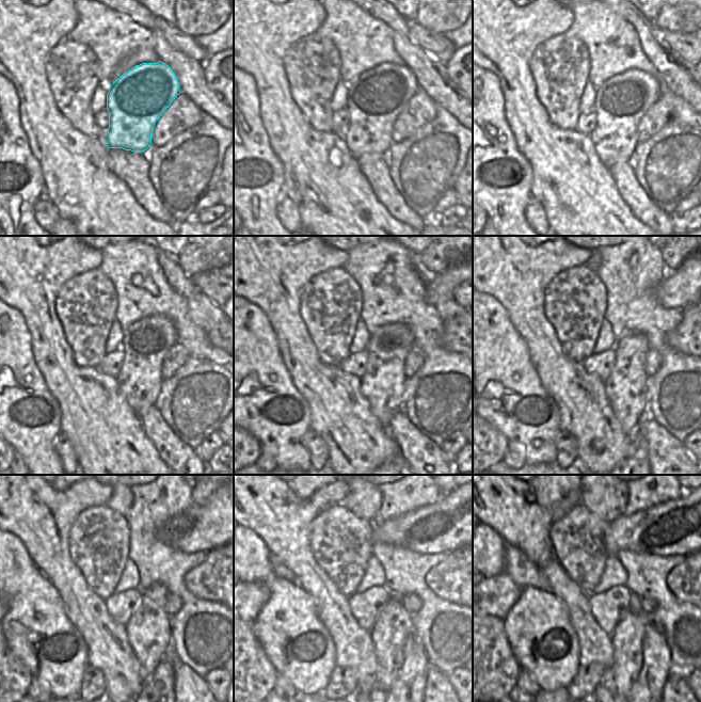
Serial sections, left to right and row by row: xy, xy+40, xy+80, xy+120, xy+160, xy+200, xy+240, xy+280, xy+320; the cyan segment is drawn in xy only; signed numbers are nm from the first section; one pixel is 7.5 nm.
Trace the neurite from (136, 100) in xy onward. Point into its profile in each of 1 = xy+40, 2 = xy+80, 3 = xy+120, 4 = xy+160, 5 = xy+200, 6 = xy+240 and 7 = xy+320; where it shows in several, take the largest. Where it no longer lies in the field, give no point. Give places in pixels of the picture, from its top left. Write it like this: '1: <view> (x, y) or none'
1: xy+40 (377, 97)
2: xy+80 (620, 104)
3: xy+120 (145, 342)
4: xy+160 (382, 384)
5: xy+200 (625, 387)
6: xy+240 (148, 629)
7: xy+320 (626, 638)

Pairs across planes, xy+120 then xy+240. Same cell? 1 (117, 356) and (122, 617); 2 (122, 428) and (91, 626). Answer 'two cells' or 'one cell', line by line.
1: one cell
2: one cell

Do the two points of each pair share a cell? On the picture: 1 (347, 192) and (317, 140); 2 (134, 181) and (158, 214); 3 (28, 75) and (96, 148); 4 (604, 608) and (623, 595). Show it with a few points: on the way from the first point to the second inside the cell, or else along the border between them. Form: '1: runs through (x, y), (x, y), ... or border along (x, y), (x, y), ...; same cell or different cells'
1: runs through (334, 179), (317, 162), (317, 153); same cell
2: runs through (143, 190), (154, 206); same cell
3: runs through (35, 98), (37, 110), (73, 145); same cell
4: runs through (608, 605), (619, 596); same cell

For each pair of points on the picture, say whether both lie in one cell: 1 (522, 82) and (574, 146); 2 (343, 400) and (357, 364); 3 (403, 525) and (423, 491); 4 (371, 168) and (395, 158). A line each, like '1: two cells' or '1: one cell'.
1: one cell
2: two cells
3: two cells
4: two cells

